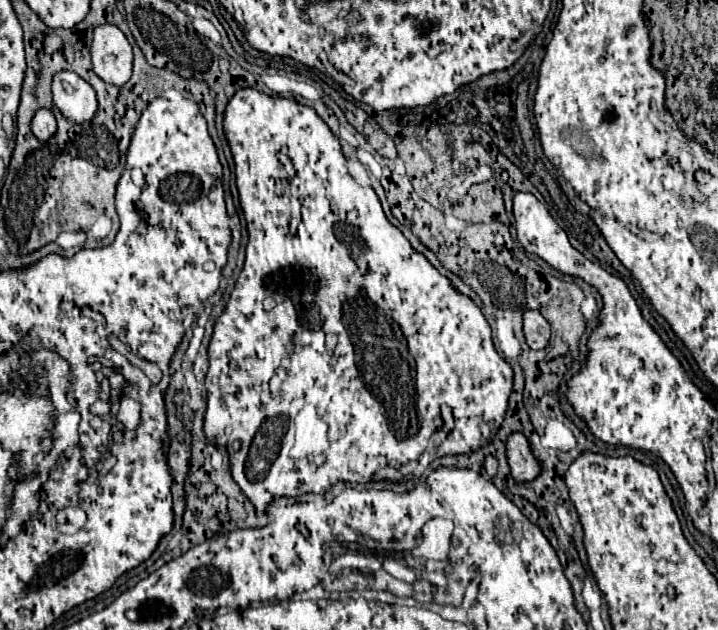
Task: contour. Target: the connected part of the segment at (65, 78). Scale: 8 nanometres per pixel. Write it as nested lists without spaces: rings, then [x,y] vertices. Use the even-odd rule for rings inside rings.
[[[60,70],[52,80],[54,104],[72,122],[92,120],[98,110],[94,88],[72,70]]]

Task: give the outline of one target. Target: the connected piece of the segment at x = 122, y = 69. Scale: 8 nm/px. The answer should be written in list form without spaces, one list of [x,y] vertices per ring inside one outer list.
[[[102,24],[94,30],[92,42],[94,72],[108,84],[122,86],[132,76],[133,50],[126,36],[114,24]]]

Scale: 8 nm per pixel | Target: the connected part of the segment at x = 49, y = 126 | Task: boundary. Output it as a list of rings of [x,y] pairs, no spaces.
[[[38,108],[32,118],[32,132],[40,142],[46,142],[56,132],[56,118],[48,108]]]

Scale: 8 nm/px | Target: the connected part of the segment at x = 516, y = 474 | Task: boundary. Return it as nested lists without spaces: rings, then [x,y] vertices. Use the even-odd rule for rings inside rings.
[[[514,432],[506,440],[506,458],[510,466],[510,474],[516,482],[534,480],[540,474],[540,464],[530,450],[530,442],[524,434]]]

